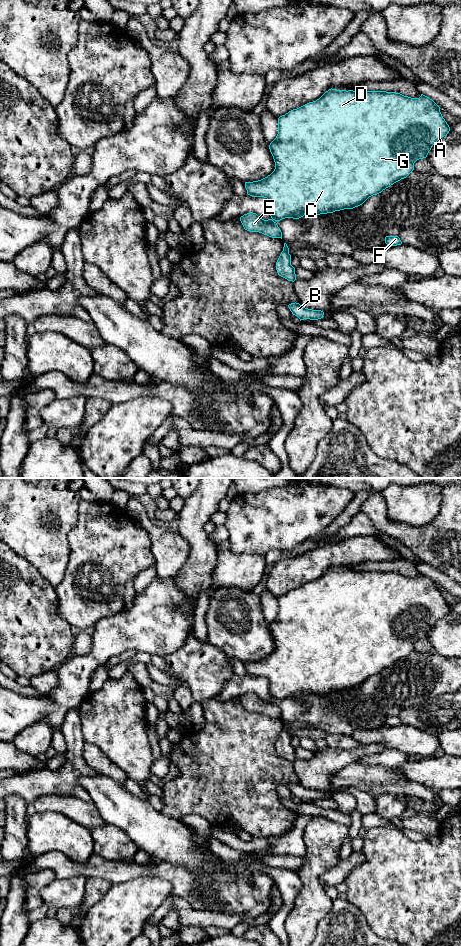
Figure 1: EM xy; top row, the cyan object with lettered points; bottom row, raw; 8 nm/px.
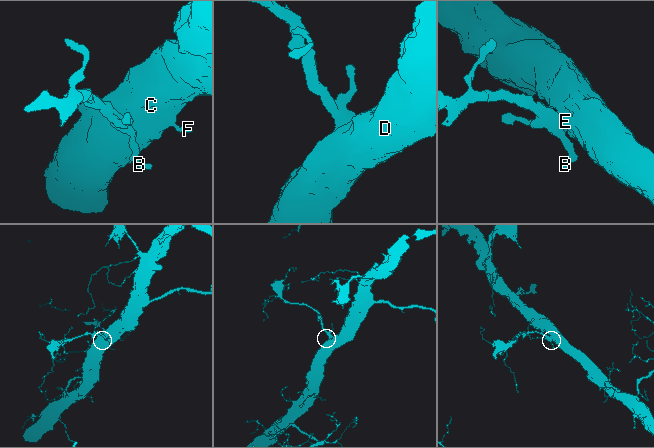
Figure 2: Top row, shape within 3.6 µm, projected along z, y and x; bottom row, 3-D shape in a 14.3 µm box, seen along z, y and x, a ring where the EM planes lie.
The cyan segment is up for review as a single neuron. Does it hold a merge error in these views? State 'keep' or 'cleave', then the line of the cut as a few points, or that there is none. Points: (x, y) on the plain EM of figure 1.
keep | no cut

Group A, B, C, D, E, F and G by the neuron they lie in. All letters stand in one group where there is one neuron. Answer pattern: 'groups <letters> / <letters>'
groups A B C D E F G

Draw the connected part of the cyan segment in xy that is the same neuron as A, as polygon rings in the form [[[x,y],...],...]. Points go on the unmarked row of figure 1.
[[[331,568],[316,581],[278,598],[278,614],[269,625],[275,642],[274,651],[261,660],[245,662],[248,675],[268,679],[271,698],[264,700],[250,692],[241,696],[240,701],[247,711],[282,719],[277,701],[299,699],[306,693],[320,695],[358,687],[369,677],[406,658],[414,650],[414,643],[426,638],[432,626],[449,611],[440,587],[423,574],[419,578],[411,578],[396,572]]]

